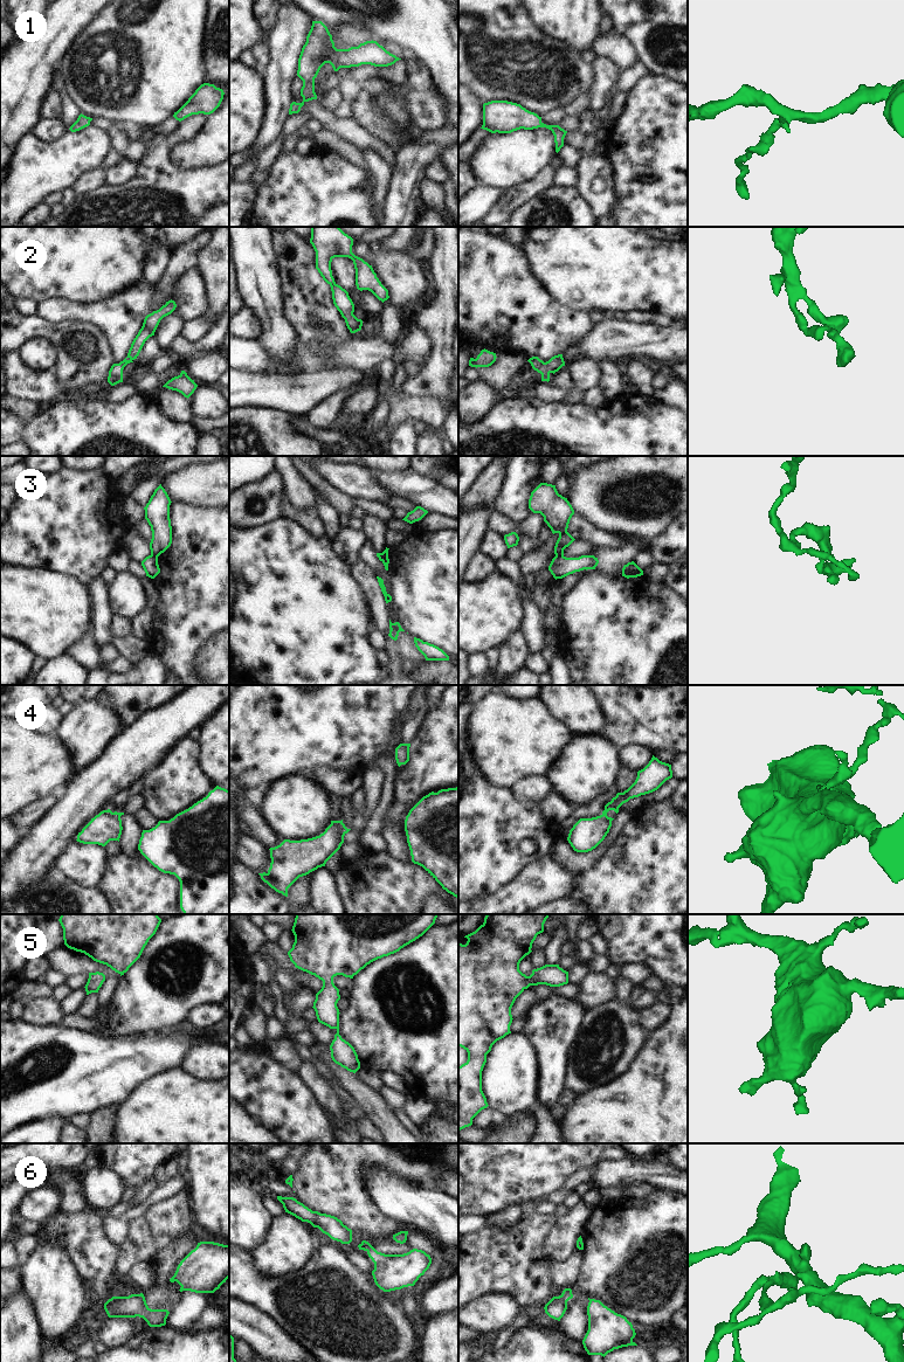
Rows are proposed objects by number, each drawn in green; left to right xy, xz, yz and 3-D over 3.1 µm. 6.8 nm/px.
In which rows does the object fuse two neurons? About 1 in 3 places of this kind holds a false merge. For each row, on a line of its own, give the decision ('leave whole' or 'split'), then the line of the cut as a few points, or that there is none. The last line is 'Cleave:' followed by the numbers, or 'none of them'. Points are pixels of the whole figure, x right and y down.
1: leave whole | no cut
2: leave whole | no cut
3: split | yz (556, 555), (563, 557)
4: split | yz (602, 814), (611, 821)
5: leave whole | no cut
6: leave whole | no cut
Cleave: 3, 4

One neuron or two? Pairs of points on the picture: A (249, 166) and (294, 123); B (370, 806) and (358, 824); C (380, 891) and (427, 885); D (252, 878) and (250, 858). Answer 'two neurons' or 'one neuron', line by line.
A: two neurons
B: two neurons
C: one neuron
D: two neurons

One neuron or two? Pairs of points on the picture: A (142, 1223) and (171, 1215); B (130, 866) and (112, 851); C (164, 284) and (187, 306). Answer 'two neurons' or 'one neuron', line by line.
A: two neurons
B: two neurons
C: two neurons

